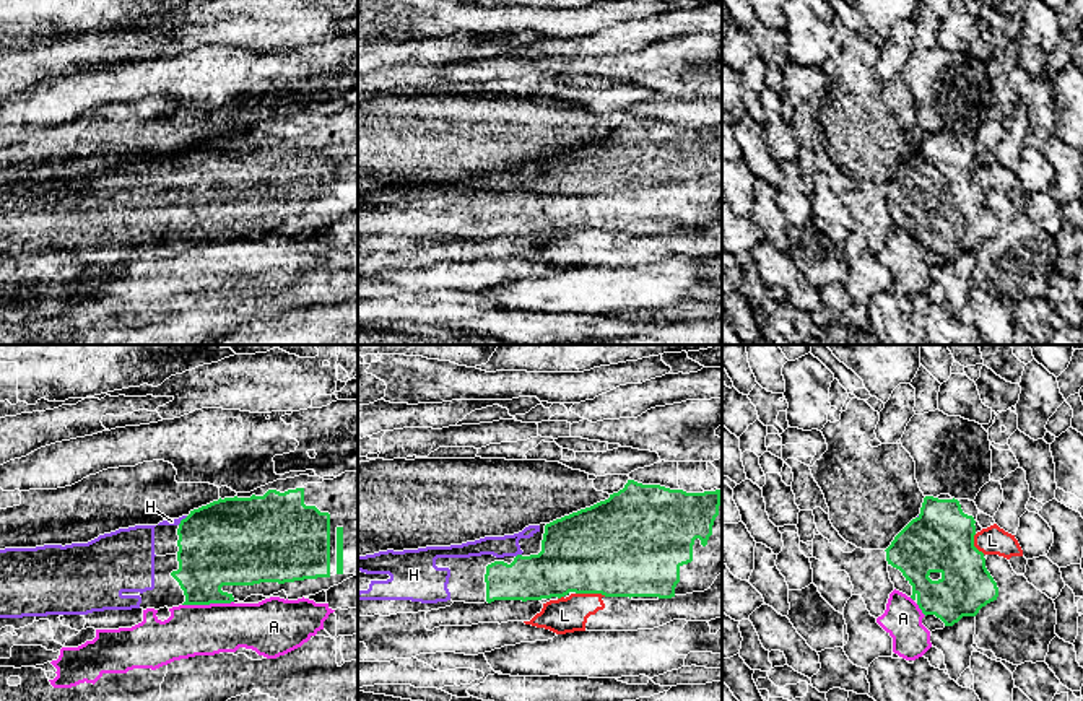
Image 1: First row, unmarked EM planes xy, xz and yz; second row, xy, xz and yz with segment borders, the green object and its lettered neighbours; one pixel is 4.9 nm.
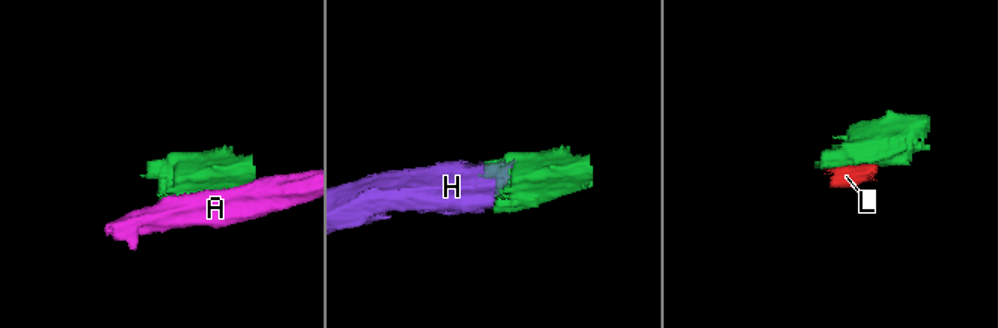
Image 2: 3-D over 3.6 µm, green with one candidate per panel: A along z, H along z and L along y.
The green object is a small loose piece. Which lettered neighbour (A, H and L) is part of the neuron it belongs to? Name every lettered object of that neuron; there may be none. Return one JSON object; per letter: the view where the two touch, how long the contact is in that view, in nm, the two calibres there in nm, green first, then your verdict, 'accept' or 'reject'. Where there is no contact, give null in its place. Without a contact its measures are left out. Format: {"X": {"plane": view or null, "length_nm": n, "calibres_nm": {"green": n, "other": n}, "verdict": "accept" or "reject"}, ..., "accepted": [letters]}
{"A": {"plane": "xy", "length_nm": 260, "calibres_nm": {"green": 340, "other": 260}, "verdict": "reject"}, "H": {"plane": "xz", "length_nm": 40, "calibres_nm": {"green": 280, "other": 110}, "verdict": "accept"}, "L": {"plane": "xz", "length_nm": 150, "calibres_nm": {"green": 480, "other": 180}, "verdict": "reject"}, "accepted": ["H"]}

